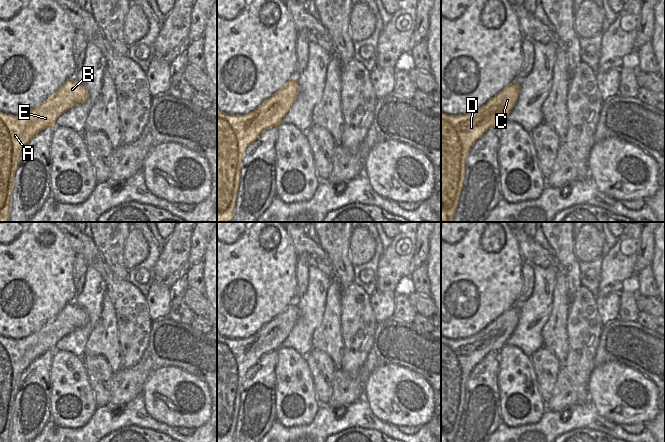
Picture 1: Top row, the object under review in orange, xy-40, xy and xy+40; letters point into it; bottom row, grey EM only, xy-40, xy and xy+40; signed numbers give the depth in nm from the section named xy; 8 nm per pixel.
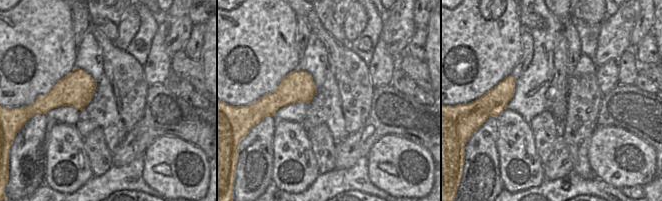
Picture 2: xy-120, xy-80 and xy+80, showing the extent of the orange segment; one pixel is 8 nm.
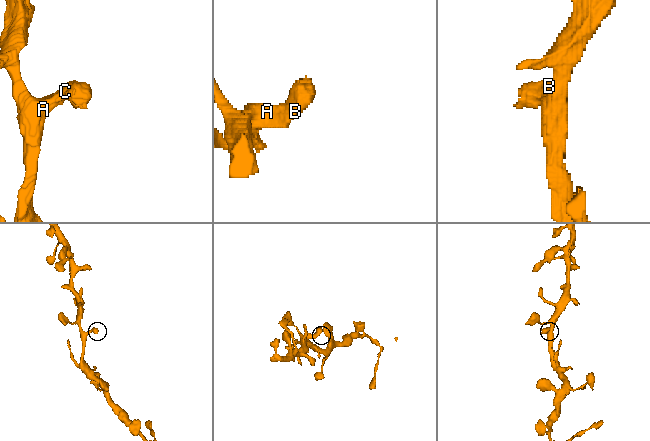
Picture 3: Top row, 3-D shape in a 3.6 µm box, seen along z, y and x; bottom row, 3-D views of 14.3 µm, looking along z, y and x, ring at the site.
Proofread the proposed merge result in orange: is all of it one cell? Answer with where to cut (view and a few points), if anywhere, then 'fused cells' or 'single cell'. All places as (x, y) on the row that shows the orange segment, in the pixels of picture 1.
no cut | single cell

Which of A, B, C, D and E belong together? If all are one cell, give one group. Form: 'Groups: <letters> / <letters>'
Groups: A B C D E

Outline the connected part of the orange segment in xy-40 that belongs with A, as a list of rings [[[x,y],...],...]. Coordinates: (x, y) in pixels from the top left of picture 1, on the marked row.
[[[74,79],[65,81],[59,90],[38,107],[22,115],[0,112],[0,222],[8,222],[11,194],[21,150],[43,129],[55,127],[57,118],[72,107],[87,100],[87,90]]]

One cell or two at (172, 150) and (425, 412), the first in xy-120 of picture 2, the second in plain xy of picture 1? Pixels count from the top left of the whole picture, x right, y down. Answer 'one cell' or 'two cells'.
one cell

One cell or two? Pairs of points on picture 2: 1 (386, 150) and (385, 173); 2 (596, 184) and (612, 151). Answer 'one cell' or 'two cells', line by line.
1: one cell
2: two cells

